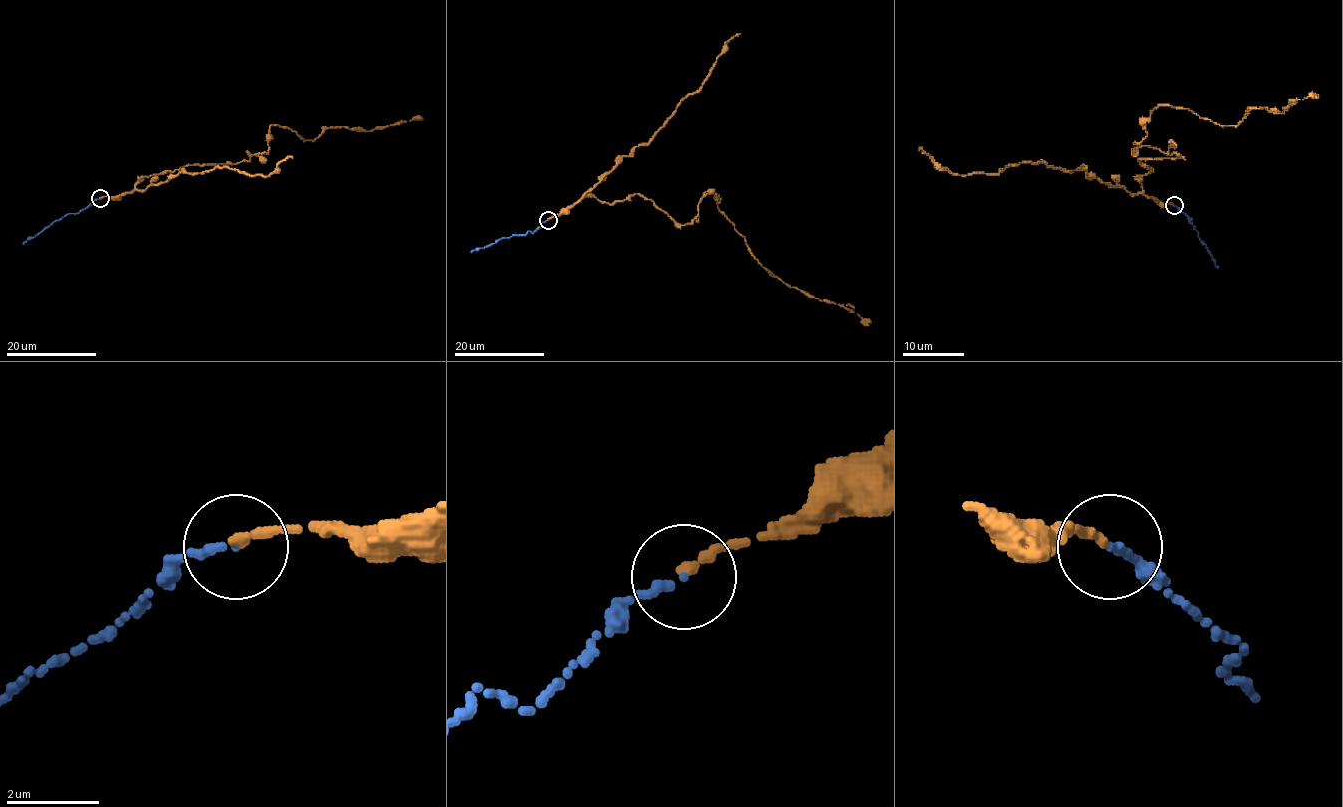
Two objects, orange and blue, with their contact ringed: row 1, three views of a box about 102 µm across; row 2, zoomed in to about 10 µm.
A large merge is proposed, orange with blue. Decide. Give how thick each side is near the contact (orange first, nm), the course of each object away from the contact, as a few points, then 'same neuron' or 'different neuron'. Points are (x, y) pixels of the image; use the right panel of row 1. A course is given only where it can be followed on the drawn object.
240 nm thick on the orange side, 200 nm on the other; orange runs (1173, 204), (1142, 192), (1152, 170), (1138, 159), (1181, 158), (1135, 144), (1158, 107), (1236, 126), (1313, 96); blue runs (1173, 206), (1192, 220), (1189, 221), (1195, 226), (1198, 237), (1218, 267); same neuron

